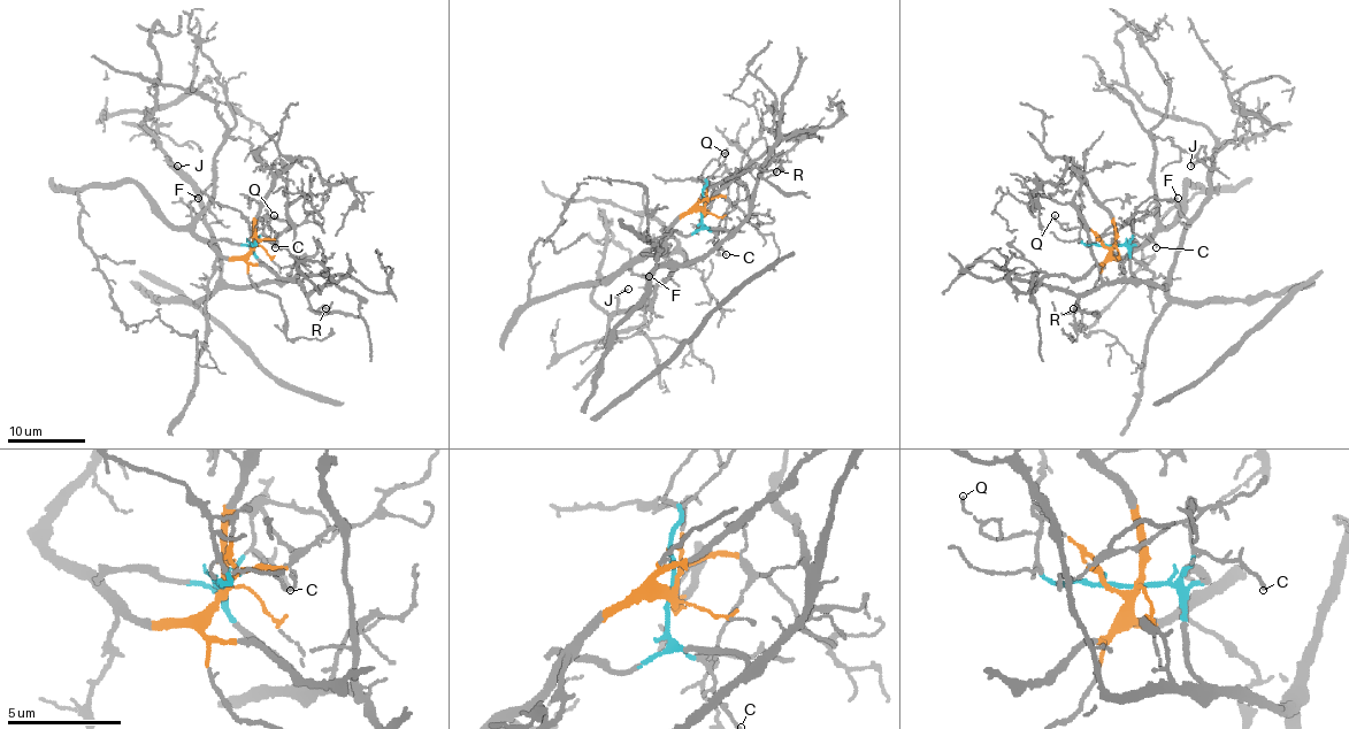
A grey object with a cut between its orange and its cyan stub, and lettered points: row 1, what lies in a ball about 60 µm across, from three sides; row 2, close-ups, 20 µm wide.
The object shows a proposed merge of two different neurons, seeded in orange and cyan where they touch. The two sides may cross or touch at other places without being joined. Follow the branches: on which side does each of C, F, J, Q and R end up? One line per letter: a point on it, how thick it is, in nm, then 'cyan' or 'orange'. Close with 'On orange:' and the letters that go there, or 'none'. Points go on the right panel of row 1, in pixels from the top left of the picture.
C: place (1156, 247); calibre 130 nm; cyan
F: place (1178, 198); calibre 90 nm; cyan
J: place (1190, 166); calibre 160 nm; cyan
Q: place (1055, 215); calibre 110 nm; cyan
R: place (1073, 308); calibre 120 nm; cyan
On orange: none

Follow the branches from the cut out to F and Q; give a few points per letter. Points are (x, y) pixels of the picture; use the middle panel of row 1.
F: (704, 208), (704, 225), (722, 228), (728, 233), (699, 256), (680, 262), (656, 285), (639, 276), (650, 276)
Q: (704, 208), (705, 182), (702, 171), (725, 153)

